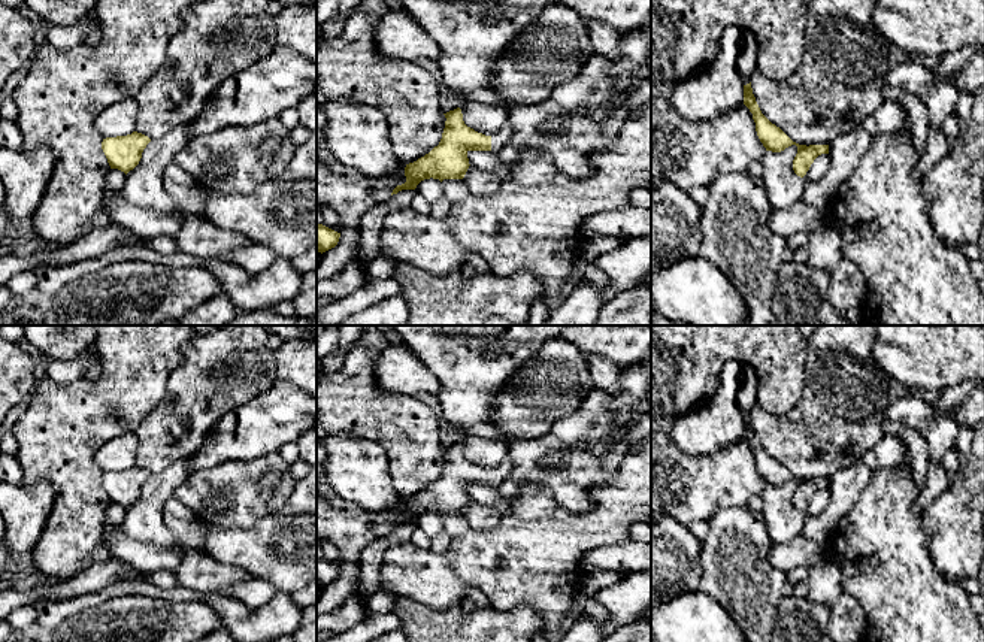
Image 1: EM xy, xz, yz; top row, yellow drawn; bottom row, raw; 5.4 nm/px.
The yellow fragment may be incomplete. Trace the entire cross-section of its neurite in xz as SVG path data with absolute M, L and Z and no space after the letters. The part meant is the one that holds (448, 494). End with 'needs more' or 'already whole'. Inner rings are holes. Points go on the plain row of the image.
M460 442L443 449L446 455L439 479L417 496L406 499L406 517L397 520L391 530L402 524L415 524L421 515L430 512L440 517L443 514L463 514L470 500L467 493L469 485L499 487L512 469L509 454L499 467L485 470L464 458Z | needs more

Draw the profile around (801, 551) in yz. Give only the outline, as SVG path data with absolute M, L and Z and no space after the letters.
M799 535L787 543L772 545L769 552L770 563L784 573L797 566L806 566L809 569L823 558L821 545L803 535Z

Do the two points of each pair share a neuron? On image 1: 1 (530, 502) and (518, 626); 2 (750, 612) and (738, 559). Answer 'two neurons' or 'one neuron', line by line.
1: two neurons
2: one neuron

